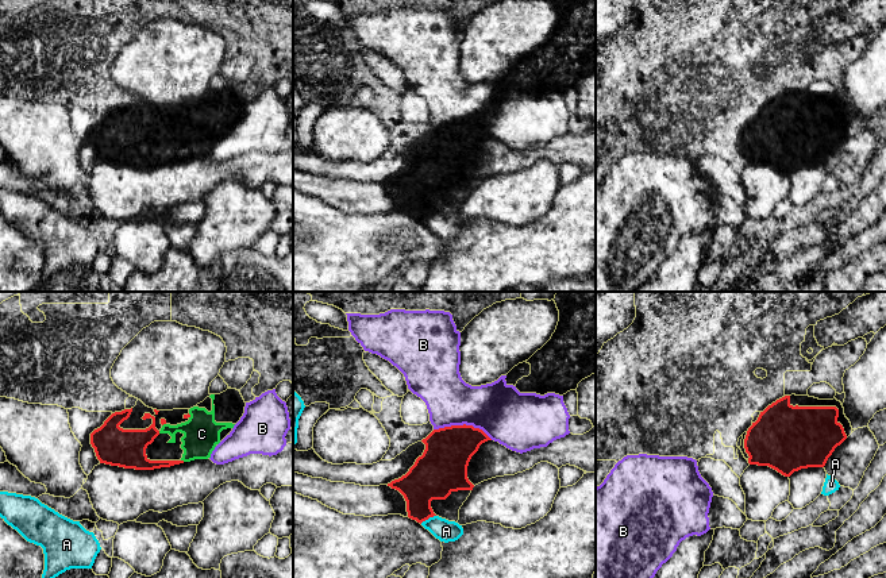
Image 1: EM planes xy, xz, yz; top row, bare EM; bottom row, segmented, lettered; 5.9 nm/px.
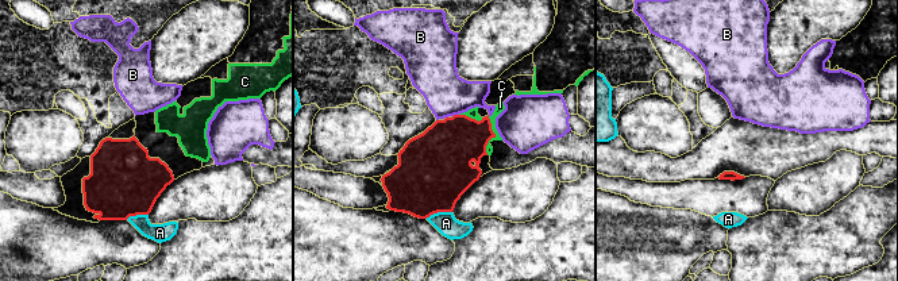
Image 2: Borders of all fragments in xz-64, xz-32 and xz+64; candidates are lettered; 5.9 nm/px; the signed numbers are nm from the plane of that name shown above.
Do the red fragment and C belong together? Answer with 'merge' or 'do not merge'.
merge

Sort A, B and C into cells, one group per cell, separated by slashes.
A / B / C

